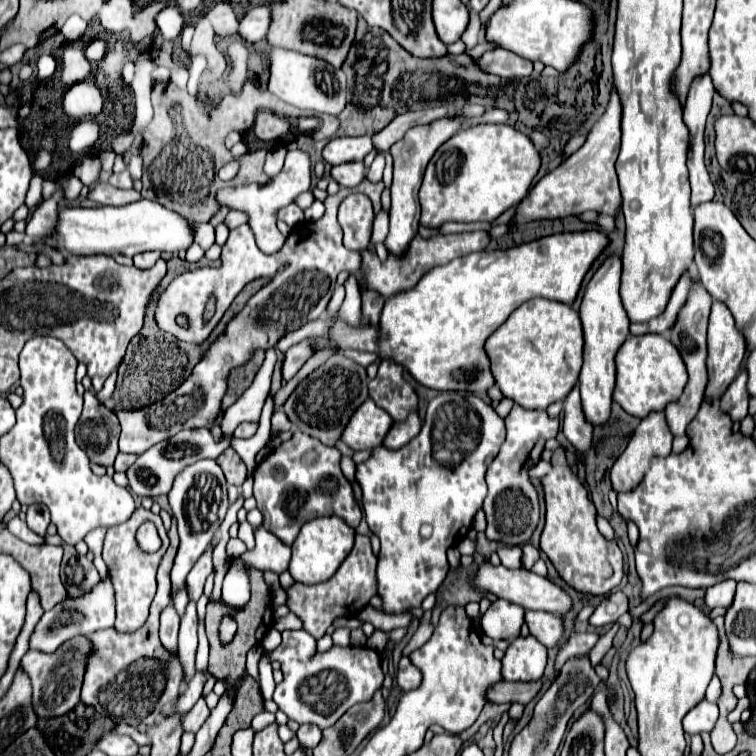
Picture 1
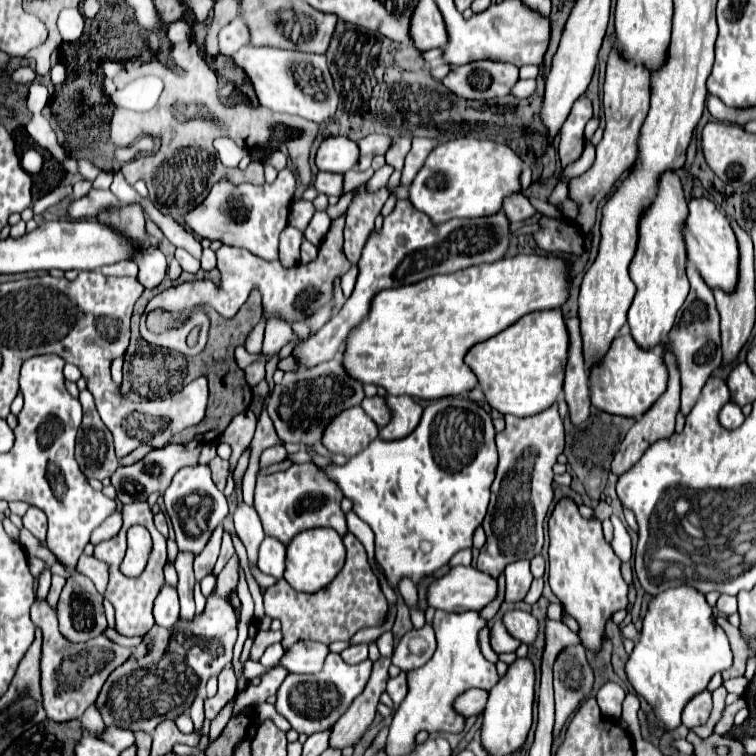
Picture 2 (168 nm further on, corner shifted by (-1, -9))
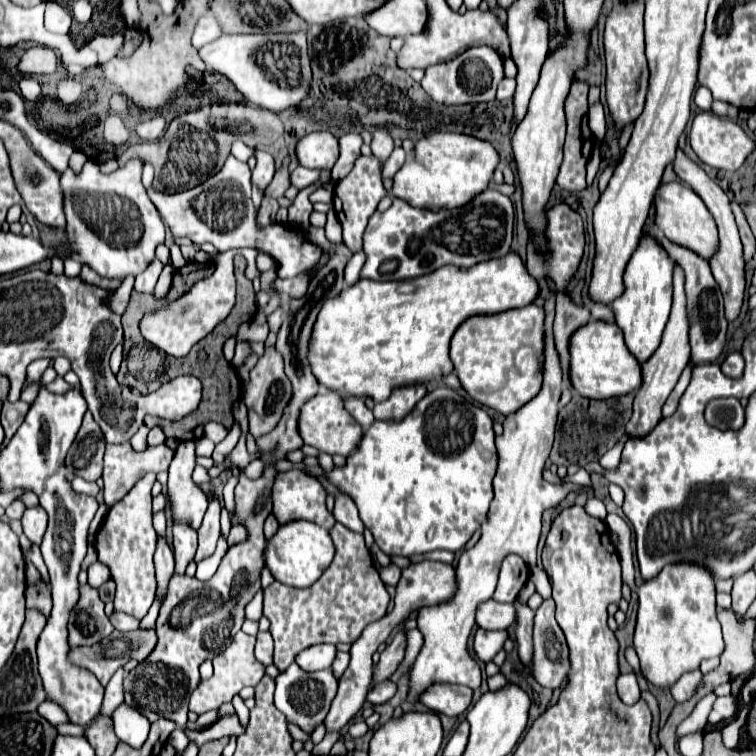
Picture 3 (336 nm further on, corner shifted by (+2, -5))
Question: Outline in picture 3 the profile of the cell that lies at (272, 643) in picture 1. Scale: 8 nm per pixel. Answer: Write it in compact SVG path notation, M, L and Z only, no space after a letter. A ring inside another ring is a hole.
M259 632L257 634L257 644L255 644L255 656L259 662L273 664L273 638L269 632Z

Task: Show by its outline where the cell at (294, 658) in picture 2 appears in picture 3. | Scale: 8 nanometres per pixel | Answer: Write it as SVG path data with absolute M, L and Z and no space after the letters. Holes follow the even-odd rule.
M319 644L319 646L311 646L309 650L303 650L295 662L307 672L317 672L329 668L335 660L335 654L337 654L335 646Z

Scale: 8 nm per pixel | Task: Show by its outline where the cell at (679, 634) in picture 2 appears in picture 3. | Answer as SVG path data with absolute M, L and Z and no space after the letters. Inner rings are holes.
M677 562L665 566L655 578L645 580L639 586L637 594L639 594L639 614L635 628L635 650L641 660L641 672L651 684L655 684L661 690L667 690L671 688L671 682L679 678L679 674L699 668L699 662L703 658L721 656L723 636L715 616L715 576L707 566L695 562Z

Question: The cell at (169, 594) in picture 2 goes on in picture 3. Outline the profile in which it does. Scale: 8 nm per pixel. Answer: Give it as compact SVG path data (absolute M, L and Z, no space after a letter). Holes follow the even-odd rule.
M157 536L157 550L155 550L155 570L157 570L157 584L159 594L165 596L167 582L173 574L173 552L163 536Z

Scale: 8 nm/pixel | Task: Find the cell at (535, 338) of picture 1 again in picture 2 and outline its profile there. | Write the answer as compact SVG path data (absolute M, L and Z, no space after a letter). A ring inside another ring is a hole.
M544 310L522 316L508 330L502 330L488 342L480 342L478 346L474 346L470 354L466 354L466 364L478 376L480 388L484 390L484 396L494 410L498 410L500 414L514 414L524 418L548 410L558 400L564 388L564 366L568 362L568 354L570 354L570 332L566 328L562 310Z

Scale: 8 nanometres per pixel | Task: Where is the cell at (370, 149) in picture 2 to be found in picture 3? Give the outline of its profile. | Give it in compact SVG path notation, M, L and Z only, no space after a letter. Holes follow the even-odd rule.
M349 132L339 138L339 158L331 170L331 176L335 182L339 178L343 178L343 174L347 174L347 170L351 170L351 162L355 162L355 158L361 152L361 144L363 144L363 140L357 132Z

